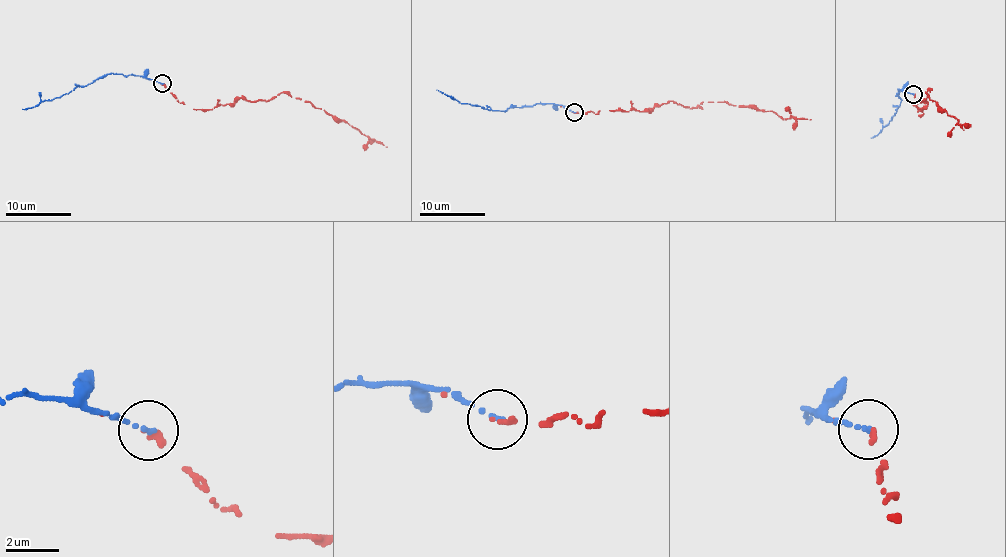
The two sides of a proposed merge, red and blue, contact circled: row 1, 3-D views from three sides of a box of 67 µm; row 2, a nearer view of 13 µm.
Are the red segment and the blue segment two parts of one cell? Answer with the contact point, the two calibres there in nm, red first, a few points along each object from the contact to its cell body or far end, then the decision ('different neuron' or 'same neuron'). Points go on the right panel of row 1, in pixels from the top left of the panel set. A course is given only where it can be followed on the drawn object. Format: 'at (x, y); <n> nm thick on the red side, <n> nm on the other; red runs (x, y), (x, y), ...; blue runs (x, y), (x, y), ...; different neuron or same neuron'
at (913, 94); 140 nm thick on the red side, 140 nm on the other; red runs (914, 94), (919, 115), (927, 105), (921, 100), (928, 96), (929, 89), (926, 93), (957, 119), (963, 130); blue runs (914, 94), (899, 90), (897, 96), (901, 101), (888, 125), (870, 137); same neuron

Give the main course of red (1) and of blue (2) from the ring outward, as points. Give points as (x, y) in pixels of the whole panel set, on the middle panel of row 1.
1: (572, 112), (649, 112), (653, 108), (676, 101), (687, 107), (711, 102), (764, 109), (784, 118), (810, 119)
2: (574, 112), (552, 103), (509, 107), (504, 111), (488, 110), (461, 104), (437, 89)

